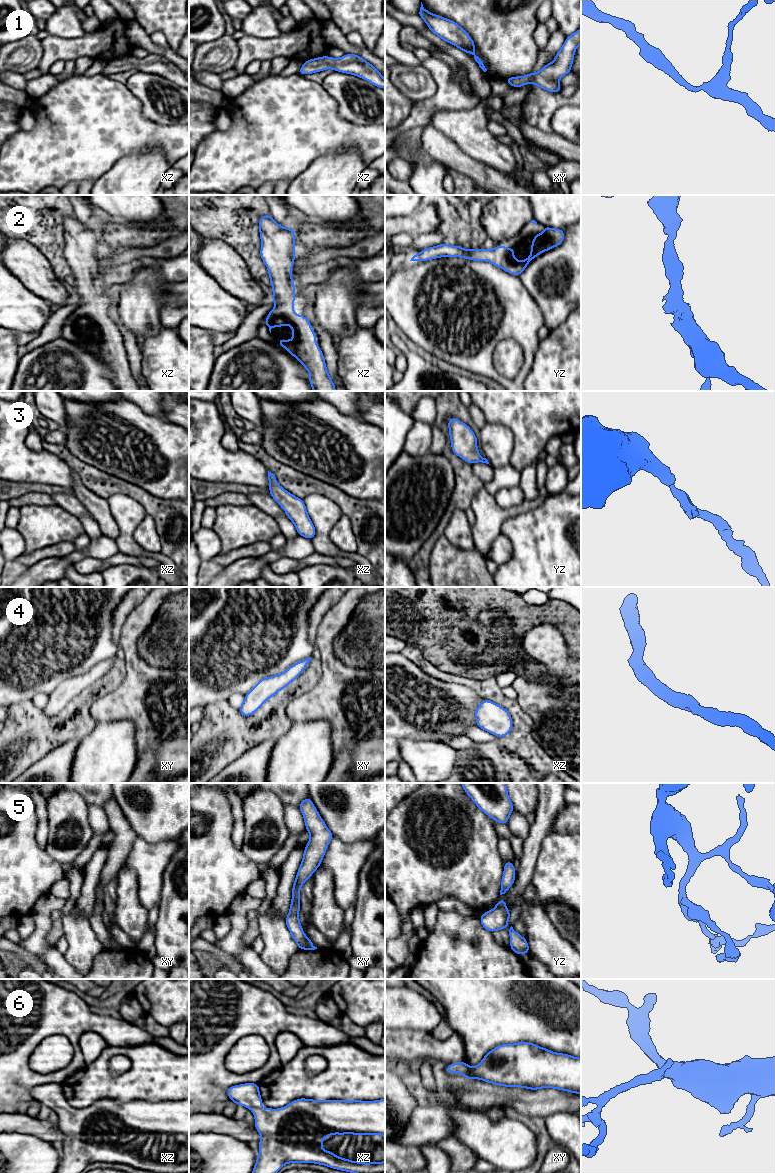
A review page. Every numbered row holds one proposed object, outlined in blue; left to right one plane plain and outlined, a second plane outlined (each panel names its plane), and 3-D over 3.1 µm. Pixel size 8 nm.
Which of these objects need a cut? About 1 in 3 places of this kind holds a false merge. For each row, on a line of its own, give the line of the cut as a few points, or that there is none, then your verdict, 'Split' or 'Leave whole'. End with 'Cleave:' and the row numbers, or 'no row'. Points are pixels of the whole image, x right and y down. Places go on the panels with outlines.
1: No split. Leave whole
2: No split. Leave whole
3: No split. Leave whole
4: No split. Leave whole
5: No split. Leave whole
6: No split. Leave whole
Cleave: no row

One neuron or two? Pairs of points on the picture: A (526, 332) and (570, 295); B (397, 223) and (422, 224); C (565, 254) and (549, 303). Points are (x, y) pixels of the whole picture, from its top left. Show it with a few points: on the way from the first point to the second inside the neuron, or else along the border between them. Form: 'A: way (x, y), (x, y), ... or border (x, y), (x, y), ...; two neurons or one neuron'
A: border (532, 297), (542, 313), (544, 324); two neurons
B: way (403, 224), (416, 224); one neuron
C: way (550, 265), (540, 267), (534, 275), (536, 289); one neuron

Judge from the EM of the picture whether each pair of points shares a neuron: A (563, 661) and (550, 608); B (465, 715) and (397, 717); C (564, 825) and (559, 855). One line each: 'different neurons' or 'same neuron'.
A: different neurons
B: same neuron
C: different neurons

